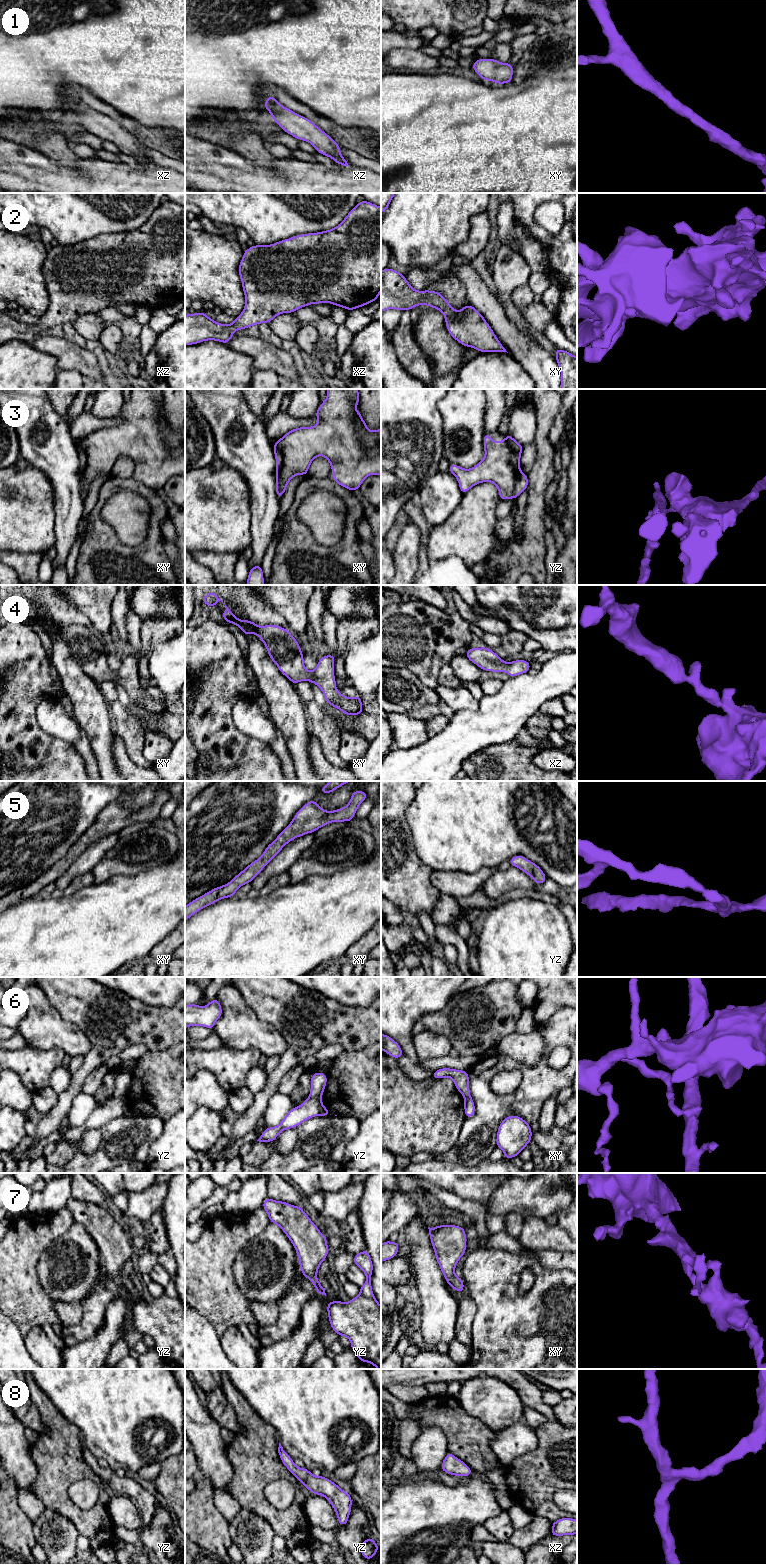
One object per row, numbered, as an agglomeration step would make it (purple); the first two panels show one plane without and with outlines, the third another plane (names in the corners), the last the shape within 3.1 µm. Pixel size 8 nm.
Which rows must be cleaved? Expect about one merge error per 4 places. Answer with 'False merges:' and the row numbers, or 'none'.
False merges: 3, 6

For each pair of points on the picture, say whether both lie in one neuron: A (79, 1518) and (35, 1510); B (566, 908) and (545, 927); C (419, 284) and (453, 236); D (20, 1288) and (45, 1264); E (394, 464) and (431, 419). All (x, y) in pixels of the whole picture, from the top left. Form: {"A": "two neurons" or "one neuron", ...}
{"A": "two neurons", "B": "two neurons", "C": "two neurons", "D": "two neurons", "E": "one neuron"}

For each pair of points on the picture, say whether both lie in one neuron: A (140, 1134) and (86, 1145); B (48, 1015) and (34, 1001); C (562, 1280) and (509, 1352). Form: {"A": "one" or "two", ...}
{"A": "two", "B": "one", "C": "one"}

